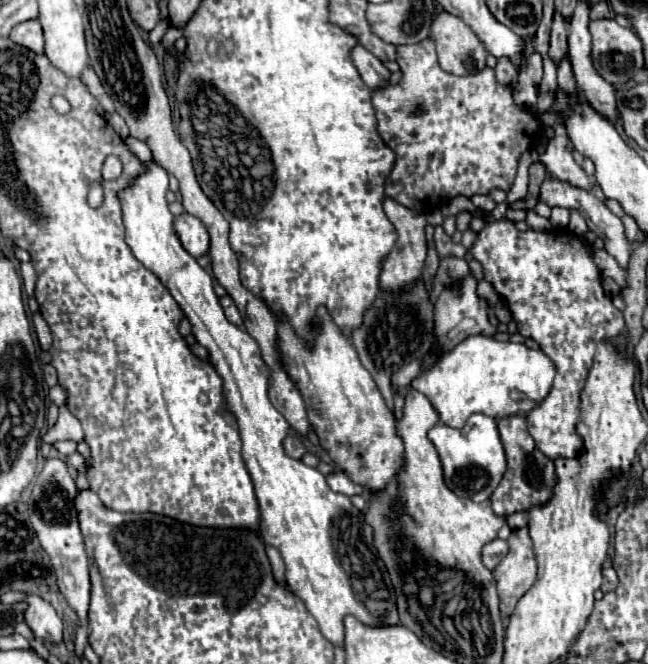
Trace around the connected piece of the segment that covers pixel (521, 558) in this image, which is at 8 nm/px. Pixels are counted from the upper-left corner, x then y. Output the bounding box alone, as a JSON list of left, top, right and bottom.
[493,528,537,616]

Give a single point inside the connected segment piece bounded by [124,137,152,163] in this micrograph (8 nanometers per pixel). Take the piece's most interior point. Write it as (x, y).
(140, 149)

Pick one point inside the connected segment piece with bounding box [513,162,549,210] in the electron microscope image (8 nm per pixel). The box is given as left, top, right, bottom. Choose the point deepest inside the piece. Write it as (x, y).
(537, 173)

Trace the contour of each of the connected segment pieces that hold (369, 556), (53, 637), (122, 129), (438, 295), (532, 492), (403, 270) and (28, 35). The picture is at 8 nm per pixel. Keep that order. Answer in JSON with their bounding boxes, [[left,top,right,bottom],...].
[[121,160,399,646],[1,590,63,644],[108,114,129,139],[431,256,495,352],[491,416,557,518],[379,196,427,288],[11,20,43,52]]

